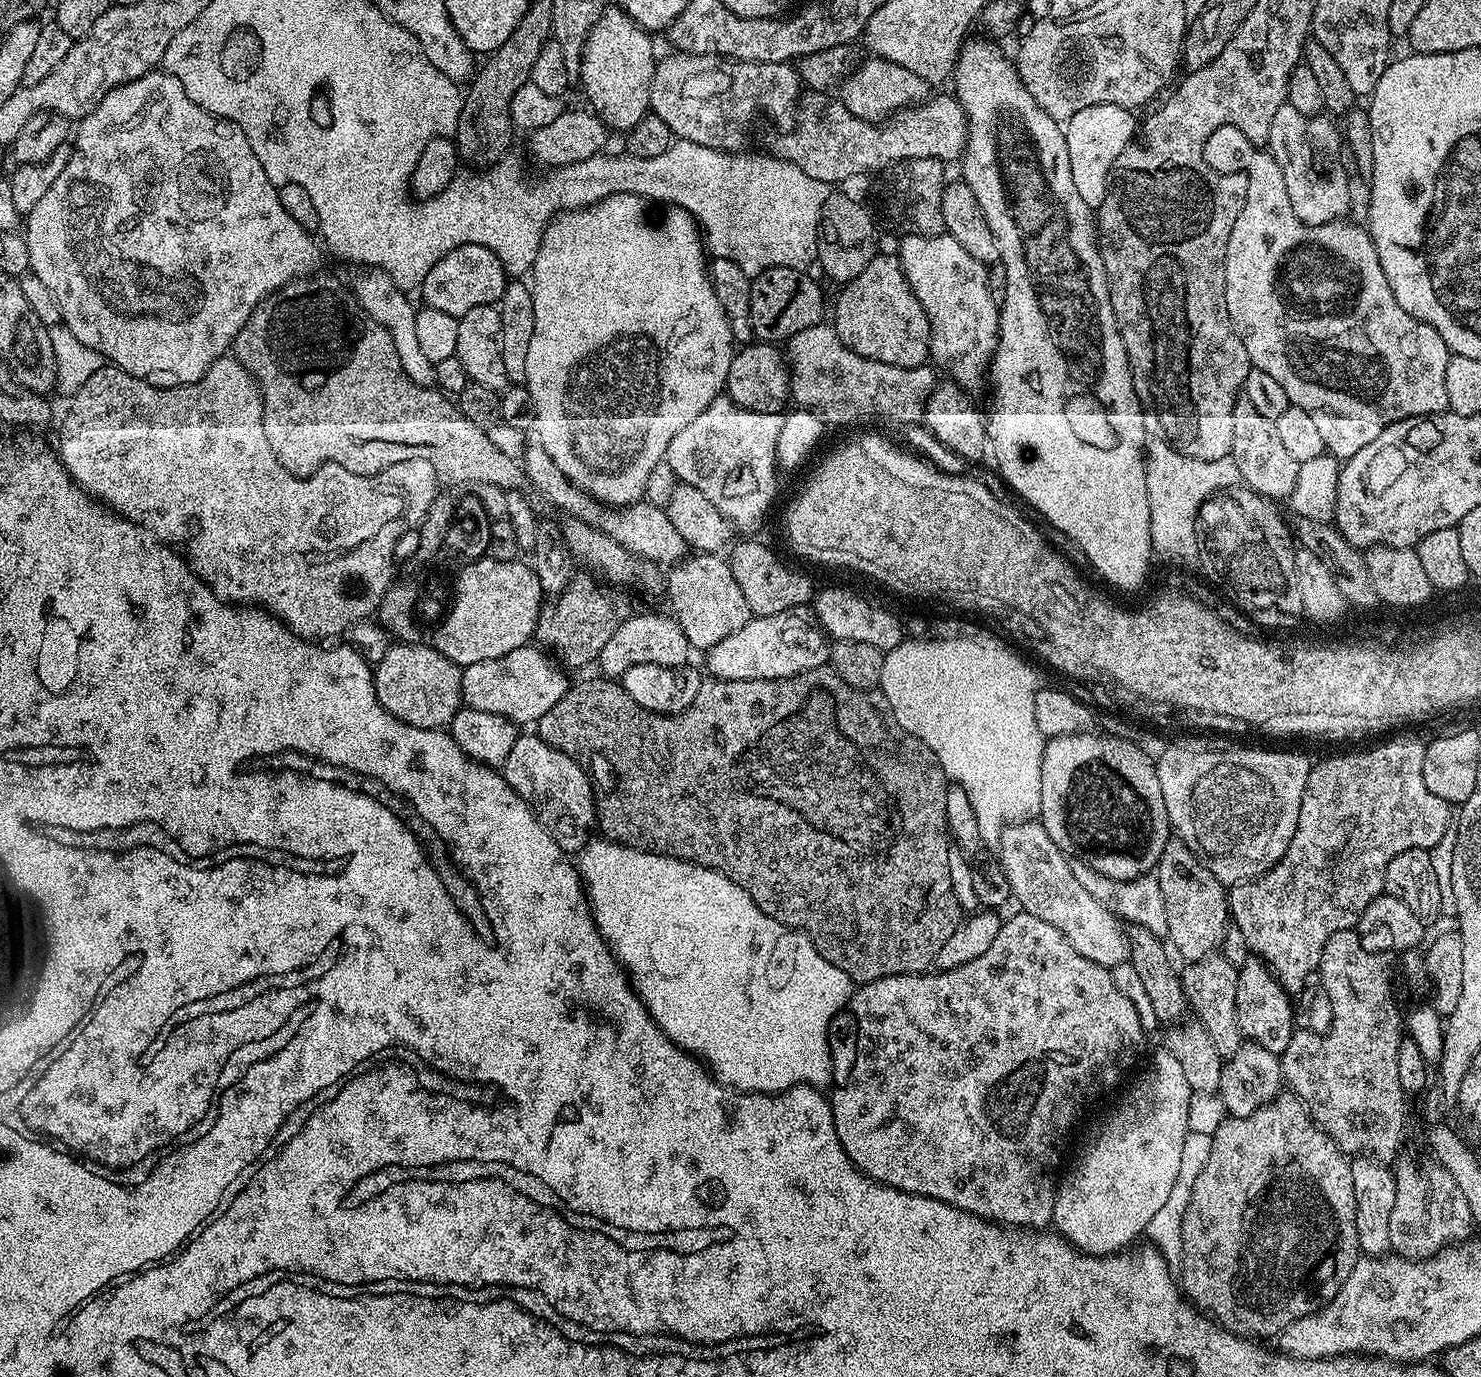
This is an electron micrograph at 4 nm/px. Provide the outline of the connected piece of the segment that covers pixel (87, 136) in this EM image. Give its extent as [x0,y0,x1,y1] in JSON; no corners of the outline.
[23,70,321,384]

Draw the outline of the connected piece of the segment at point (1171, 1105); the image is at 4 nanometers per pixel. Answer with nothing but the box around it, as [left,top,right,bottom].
[1052,1050,1194,1256]

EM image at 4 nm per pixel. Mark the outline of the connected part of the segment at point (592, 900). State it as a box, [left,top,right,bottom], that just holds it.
[578,838,854,1092]

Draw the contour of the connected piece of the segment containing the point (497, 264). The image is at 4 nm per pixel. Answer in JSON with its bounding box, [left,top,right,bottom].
[419,244,510,317]

